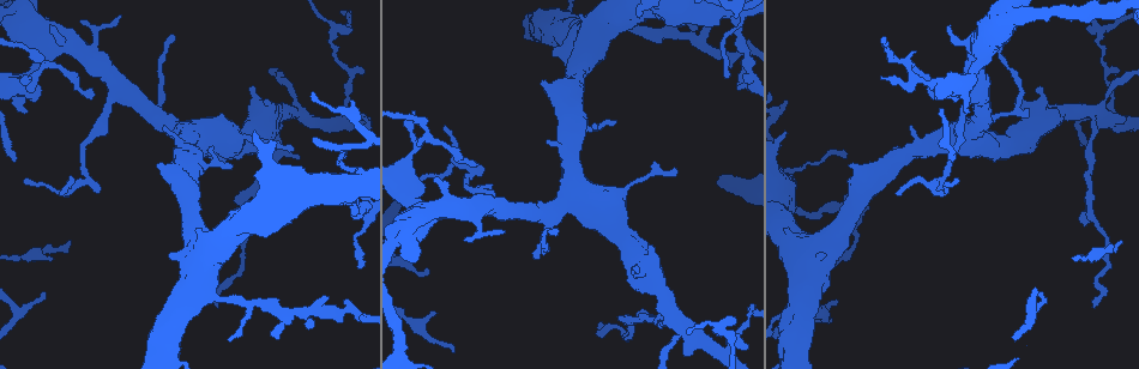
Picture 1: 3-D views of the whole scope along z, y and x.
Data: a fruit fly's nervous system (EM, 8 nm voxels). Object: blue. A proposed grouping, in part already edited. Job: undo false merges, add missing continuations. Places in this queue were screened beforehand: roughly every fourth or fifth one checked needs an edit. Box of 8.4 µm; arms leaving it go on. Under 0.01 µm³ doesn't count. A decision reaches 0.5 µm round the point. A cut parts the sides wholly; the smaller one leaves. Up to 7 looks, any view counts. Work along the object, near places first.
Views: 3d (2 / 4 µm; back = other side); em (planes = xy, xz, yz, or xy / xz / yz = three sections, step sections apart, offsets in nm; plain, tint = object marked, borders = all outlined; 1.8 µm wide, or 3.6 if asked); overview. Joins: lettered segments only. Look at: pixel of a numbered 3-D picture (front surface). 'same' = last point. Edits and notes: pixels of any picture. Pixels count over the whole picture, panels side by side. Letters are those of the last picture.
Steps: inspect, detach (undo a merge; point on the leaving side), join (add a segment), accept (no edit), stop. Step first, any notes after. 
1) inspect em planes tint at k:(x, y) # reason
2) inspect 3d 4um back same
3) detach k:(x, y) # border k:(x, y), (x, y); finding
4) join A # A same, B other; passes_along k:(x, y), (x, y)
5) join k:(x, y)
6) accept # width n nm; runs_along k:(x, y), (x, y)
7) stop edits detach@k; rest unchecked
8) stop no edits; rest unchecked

inspect em 3.6um yz step 8 tint at 1:(163, 128) # an open end

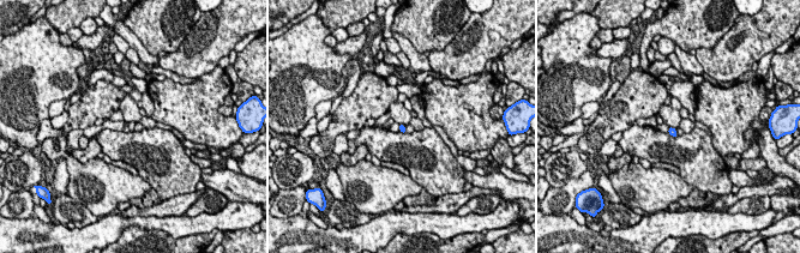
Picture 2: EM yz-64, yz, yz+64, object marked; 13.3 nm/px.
inspect em 3.6um planes borders same # another direction

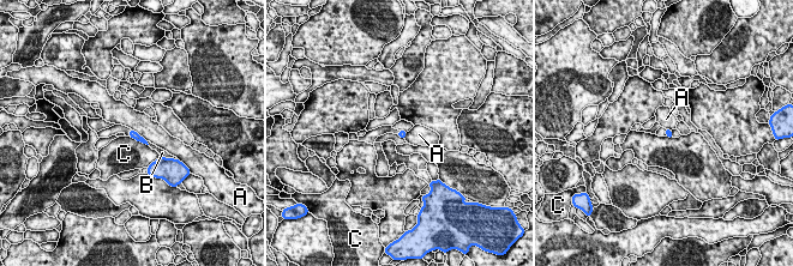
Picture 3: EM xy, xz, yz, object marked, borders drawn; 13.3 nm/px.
accept # A other, B other, C other; border 3:(130, 135), (148, 145); no lettered segment goes on from it

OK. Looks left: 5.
inspect em 3.6um planes plain at 1:(427, 271) # thin end

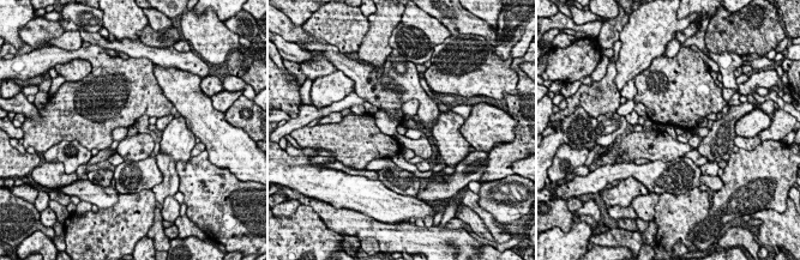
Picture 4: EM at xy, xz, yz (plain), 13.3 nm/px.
inspect em 3.6um planes borders same # see the neighbours

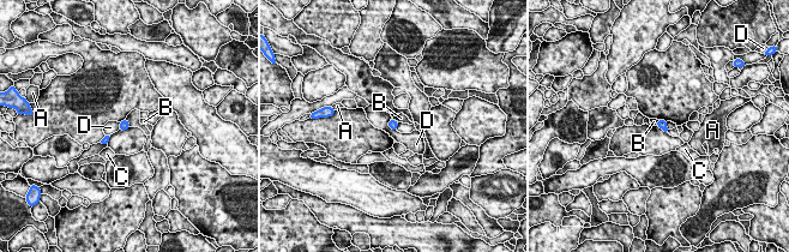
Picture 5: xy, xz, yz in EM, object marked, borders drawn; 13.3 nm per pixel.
accept # width 120 nm; A other, B other, C other, D other; border 5:(390, 119), (389, 125), (396, 130); none of them fits

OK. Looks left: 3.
inspect 3d 2um back at 1:(337, 28)

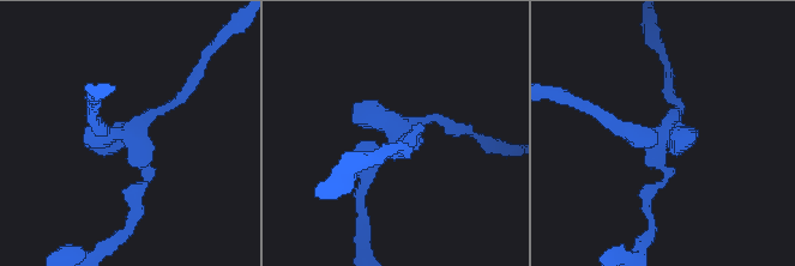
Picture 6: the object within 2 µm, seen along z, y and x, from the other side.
inspect em planes borders at 6:(132, 134) # arms 3

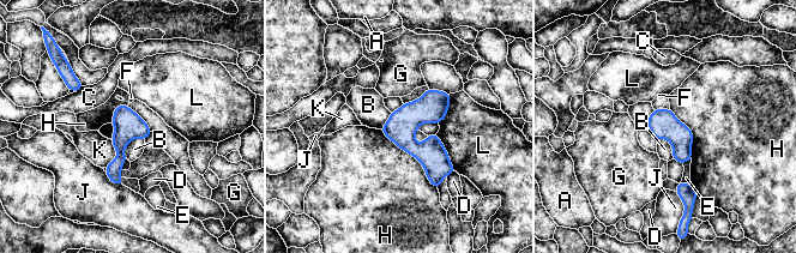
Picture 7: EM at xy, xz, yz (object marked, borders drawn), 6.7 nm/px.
accept # longest_contact H 550 nm; A other, B other, C other, D other, E other, F other, G other, H other, J other, K other, L other; border 7:(143, 138), (128, 143), (126, 158); one neuron here

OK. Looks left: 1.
stop no edits; rest unchecked

